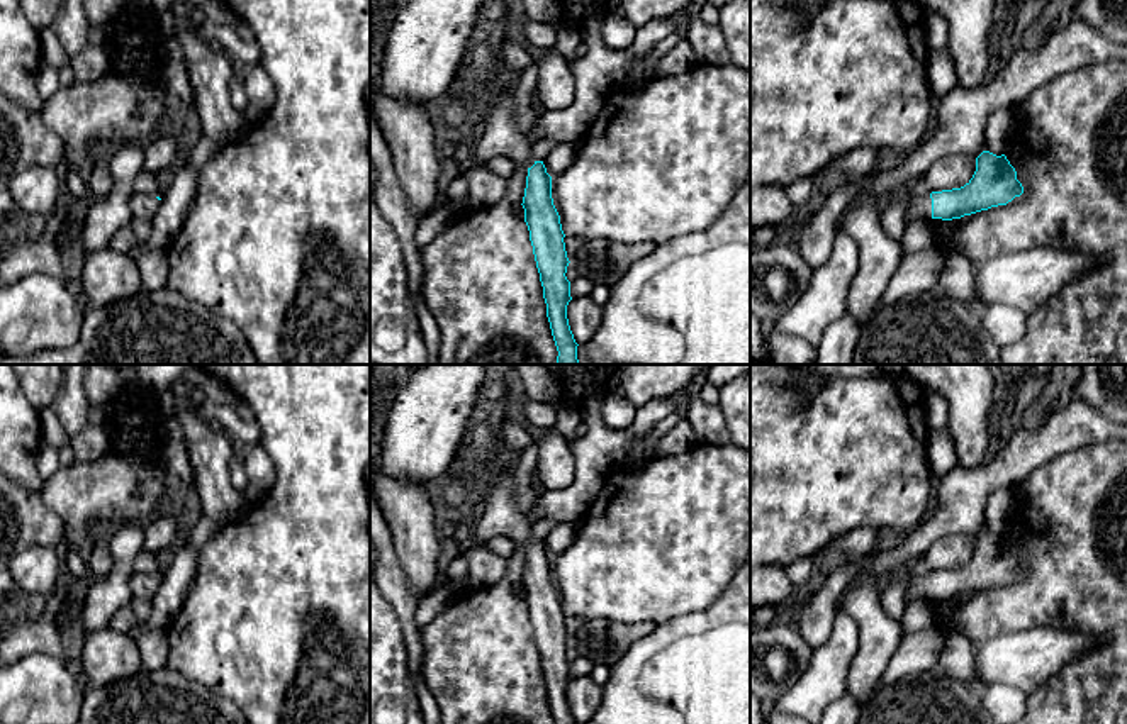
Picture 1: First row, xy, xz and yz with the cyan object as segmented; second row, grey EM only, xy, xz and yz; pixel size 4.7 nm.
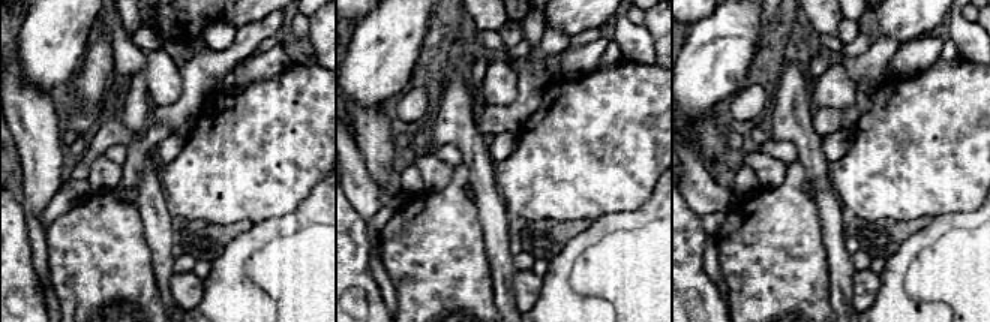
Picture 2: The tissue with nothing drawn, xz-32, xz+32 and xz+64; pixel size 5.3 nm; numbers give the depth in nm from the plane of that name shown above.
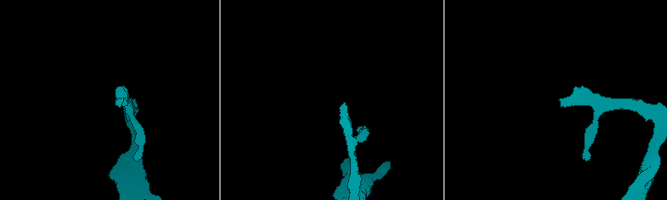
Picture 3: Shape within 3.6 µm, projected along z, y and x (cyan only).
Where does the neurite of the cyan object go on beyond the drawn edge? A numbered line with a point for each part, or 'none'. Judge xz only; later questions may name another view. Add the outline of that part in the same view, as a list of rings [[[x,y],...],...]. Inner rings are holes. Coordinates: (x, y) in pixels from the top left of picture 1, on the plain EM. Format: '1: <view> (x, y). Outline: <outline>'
1: xz (498, 514). Outline: [[[501,456],[474,514],[474,536],[467,546],[485,546],[496,536],[507,536],[514,546],[531,548],[533,521],[518,509],[514,459]]]

